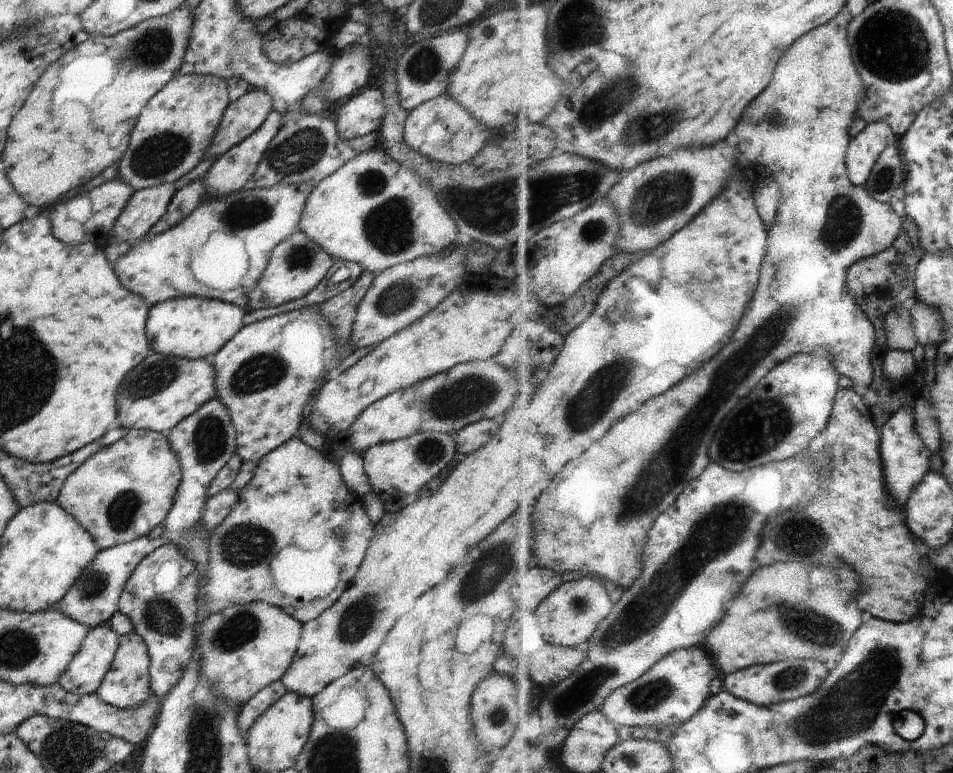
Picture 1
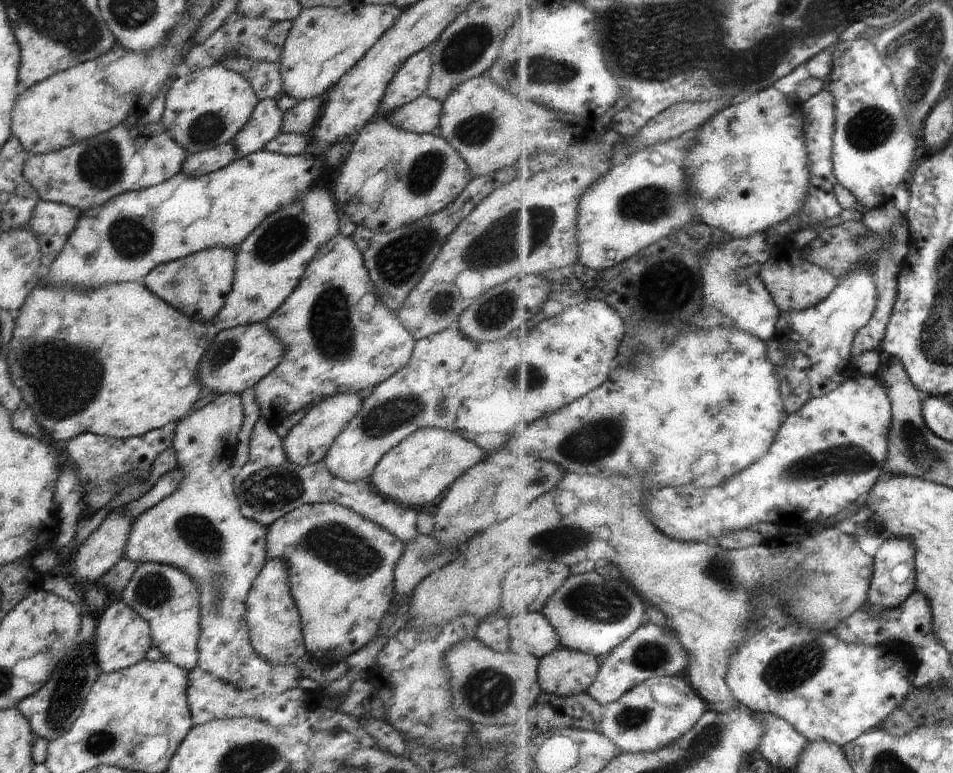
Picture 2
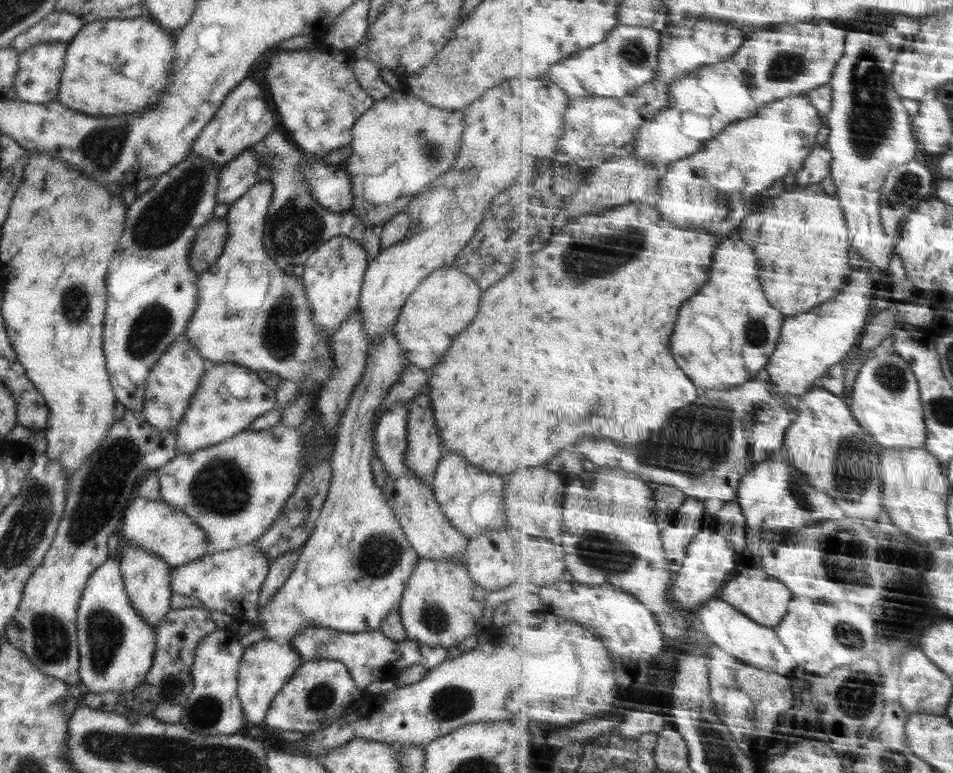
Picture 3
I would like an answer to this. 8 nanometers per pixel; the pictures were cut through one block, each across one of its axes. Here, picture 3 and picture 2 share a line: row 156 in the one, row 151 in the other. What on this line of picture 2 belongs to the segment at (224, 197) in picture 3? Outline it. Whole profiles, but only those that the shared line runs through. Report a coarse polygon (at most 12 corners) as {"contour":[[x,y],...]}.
{"contour":[[277,99],[259,101],[234,135],[236,159],[261,151],[280,133]]}

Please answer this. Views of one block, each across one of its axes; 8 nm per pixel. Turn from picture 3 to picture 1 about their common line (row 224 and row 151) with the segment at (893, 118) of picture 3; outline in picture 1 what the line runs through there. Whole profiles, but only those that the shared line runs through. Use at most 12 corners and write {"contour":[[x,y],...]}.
{"contour":[[886,121],[851,140],[849,176],[865,185],[881,154],[901,138]]}

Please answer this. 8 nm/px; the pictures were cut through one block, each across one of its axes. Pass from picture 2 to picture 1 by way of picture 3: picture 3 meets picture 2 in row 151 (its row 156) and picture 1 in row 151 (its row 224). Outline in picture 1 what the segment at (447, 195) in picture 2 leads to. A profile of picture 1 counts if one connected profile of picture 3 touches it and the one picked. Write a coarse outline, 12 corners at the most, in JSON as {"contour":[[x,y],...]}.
{"contour":[[376,148],[307,196],[300,232],[377,275],[458,231]]}

